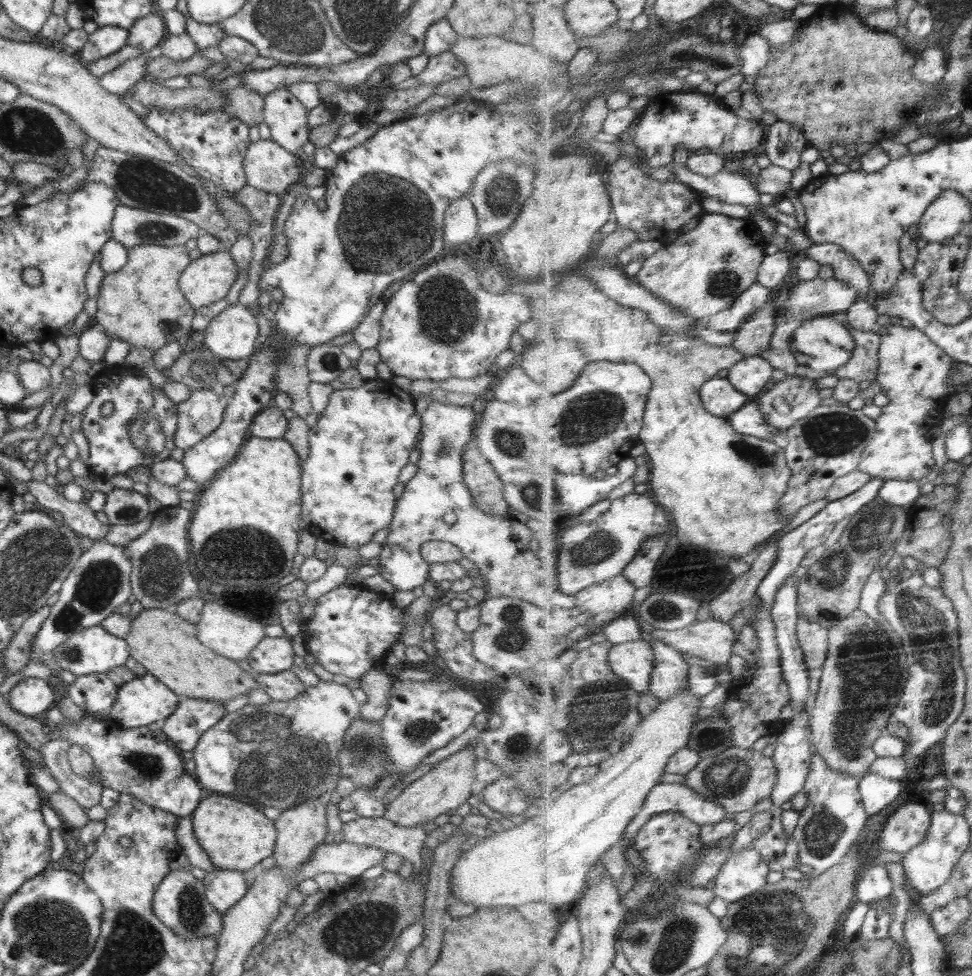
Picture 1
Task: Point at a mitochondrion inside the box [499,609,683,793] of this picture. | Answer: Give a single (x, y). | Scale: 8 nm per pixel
(595, 713)

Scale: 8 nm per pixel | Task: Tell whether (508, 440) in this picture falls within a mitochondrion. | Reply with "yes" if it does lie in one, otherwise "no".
yes

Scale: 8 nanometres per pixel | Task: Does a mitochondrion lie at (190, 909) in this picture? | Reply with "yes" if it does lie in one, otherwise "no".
yes

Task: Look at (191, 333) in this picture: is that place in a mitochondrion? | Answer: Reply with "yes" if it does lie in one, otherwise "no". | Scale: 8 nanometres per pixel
no

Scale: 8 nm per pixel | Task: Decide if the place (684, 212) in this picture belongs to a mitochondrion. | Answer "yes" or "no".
no

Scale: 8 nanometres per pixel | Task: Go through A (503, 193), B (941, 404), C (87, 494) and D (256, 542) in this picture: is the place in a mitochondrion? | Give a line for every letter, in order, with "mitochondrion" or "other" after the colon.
A: mitochondrion
B: other
C: other
D: mitochondrion

